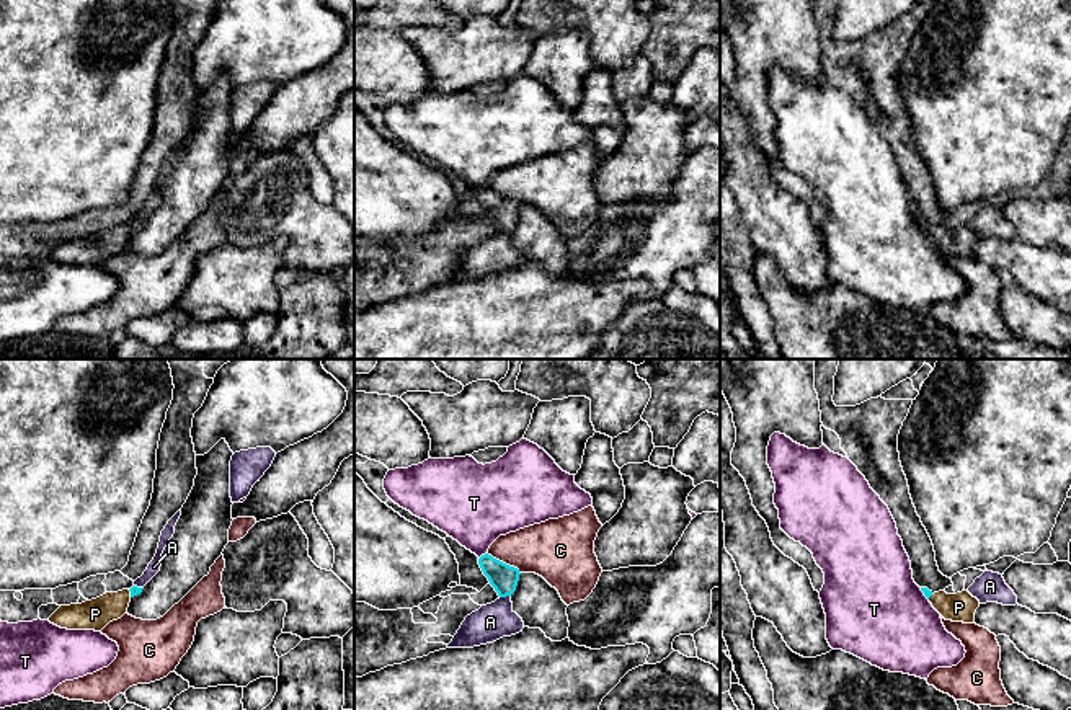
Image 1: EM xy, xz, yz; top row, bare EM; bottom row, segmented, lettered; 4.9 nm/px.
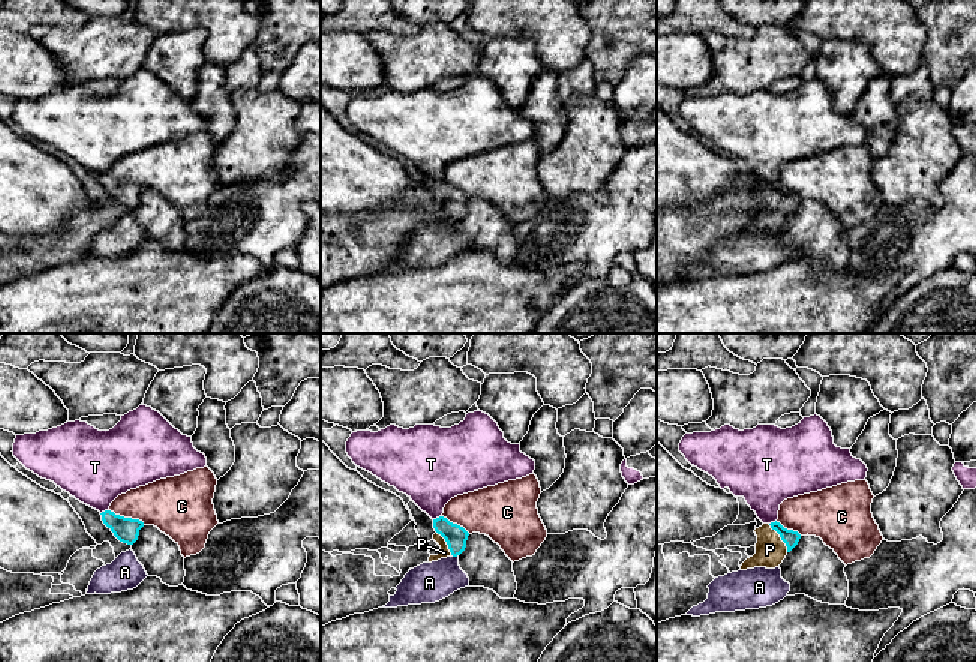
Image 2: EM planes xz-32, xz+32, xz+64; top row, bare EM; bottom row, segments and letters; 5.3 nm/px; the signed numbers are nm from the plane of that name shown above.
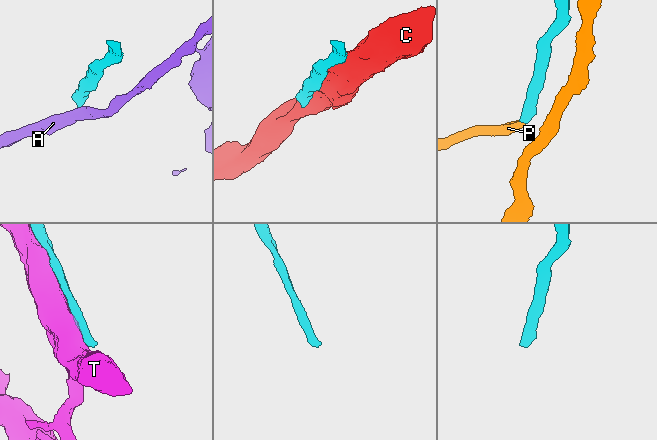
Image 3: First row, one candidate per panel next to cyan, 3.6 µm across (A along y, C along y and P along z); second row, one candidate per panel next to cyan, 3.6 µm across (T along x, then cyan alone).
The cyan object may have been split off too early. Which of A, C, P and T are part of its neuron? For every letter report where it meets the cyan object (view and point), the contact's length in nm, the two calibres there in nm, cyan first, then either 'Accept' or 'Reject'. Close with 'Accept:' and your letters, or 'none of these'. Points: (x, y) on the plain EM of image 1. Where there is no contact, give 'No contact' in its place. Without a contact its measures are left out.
A: Touches cyan at xz (505, 230). Shared border 60 nm. Thickness 140 nm (cyan) against 180 nm. Reject
C: Touches cyan at xz (505, 198). Shared border 200 nm. Thickness 140 nm (cyan) against 280 nm. Reject
P: Touches cyan at xy (131, 227). Shared border 40 nm. Thickness 50 nm (cyan) against 150 nm. Accept
T: Touches cyan at xz (482, 190). Shared border 50 nm. Thickness 140 nm (cyan) against 380 nm. Reject
Accept: P

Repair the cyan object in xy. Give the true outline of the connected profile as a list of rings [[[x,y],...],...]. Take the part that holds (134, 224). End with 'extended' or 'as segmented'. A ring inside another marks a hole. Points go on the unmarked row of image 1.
[[[132,220],[118,227],[106,227],[82,238],[60,240],[47,255],[67,264],[101,266],[109,256],[121,253],[134,230],[144,222]]] | extended

